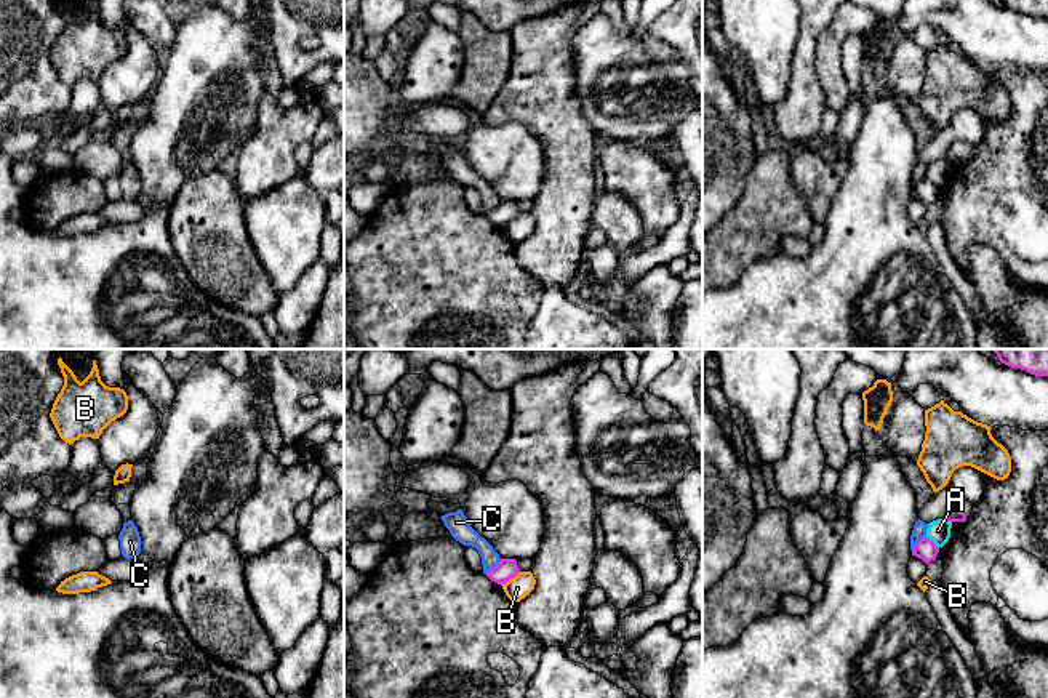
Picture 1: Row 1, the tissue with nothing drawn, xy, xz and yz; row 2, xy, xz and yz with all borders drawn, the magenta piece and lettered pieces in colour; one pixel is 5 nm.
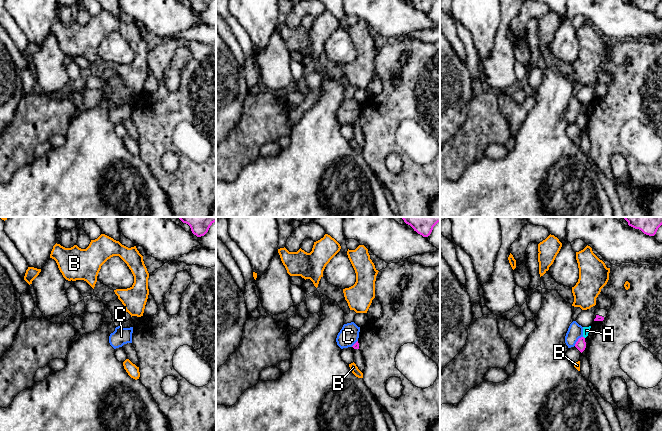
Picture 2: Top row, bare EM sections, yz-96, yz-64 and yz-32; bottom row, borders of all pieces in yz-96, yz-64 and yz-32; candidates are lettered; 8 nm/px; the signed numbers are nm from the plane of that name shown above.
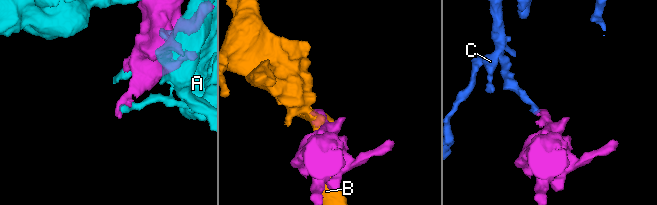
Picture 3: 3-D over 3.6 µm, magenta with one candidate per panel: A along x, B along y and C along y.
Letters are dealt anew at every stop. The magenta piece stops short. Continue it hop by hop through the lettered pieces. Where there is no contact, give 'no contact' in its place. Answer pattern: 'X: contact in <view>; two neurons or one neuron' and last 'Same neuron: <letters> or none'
A: contact in yz; two neurons
B: contact in xz; two neurons
C: contact in xz; two neurons
Same neuron: none

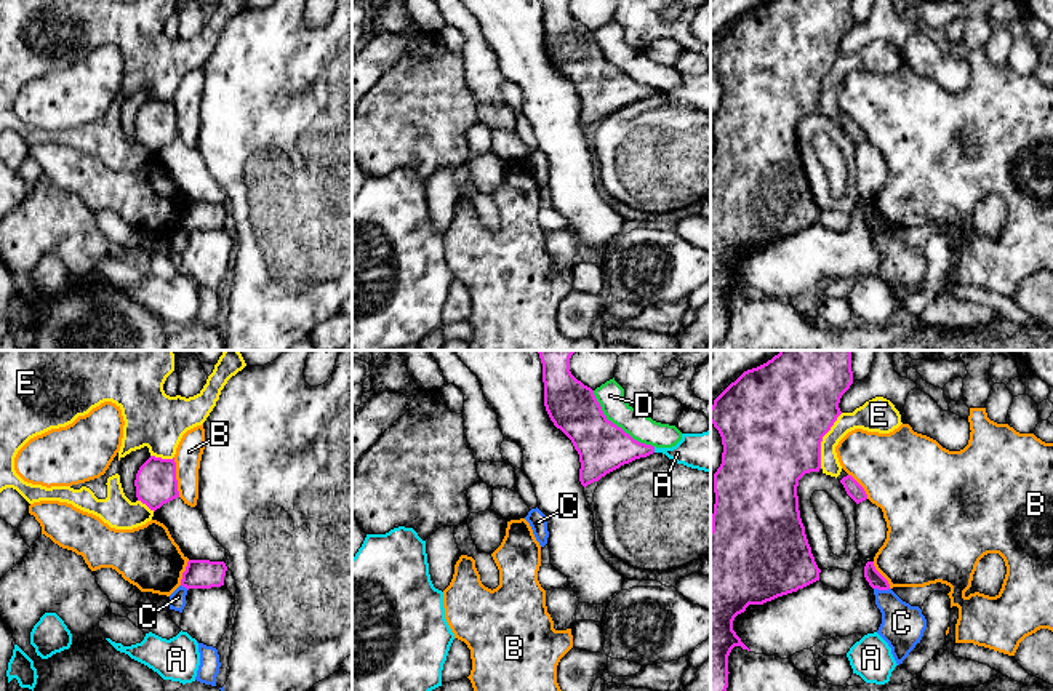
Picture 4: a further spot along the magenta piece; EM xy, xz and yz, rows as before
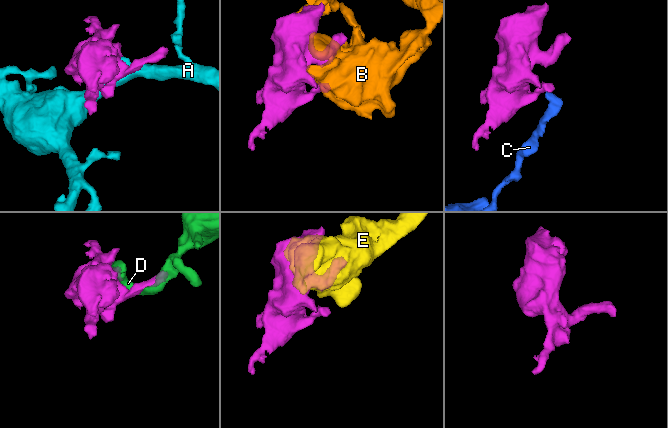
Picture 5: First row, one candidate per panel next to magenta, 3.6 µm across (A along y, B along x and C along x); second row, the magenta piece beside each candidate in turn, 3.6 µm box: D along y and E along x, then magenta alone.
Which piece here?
A: contact in xz; two neurons
B: contact in xy; two neurons
C: contact in yz; two neurons
D: contact in xz; two neurons
E: contact in yz; two neurons
Same neuron: none

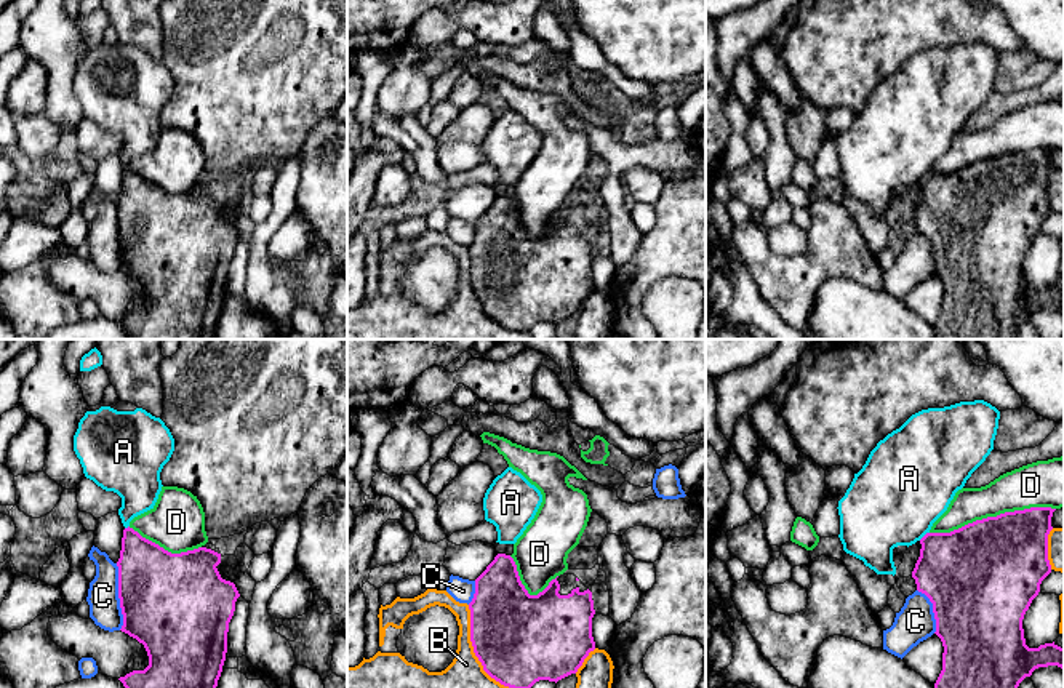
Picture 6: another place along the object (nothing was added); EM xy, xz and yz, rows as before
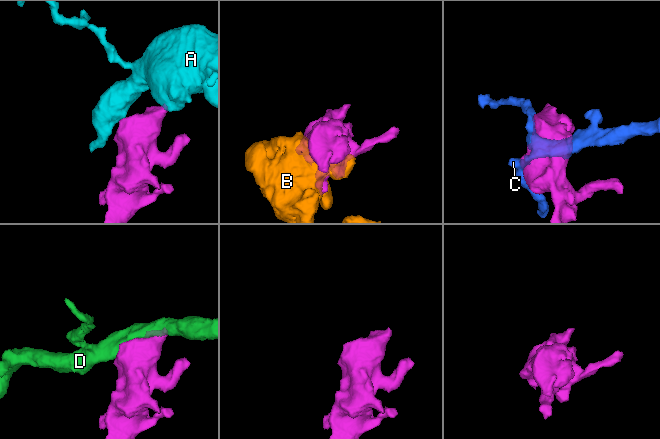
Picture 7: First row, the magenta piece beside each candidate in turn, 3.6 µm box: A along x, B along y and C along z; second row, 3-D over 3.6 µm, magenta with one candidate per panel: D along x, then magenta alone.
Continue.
A: contact in yz; two neurons
B: contact in xz; two neurons
C: contact in xy; two neurons
D: contact in yz; two neurons
Same neuron: none

